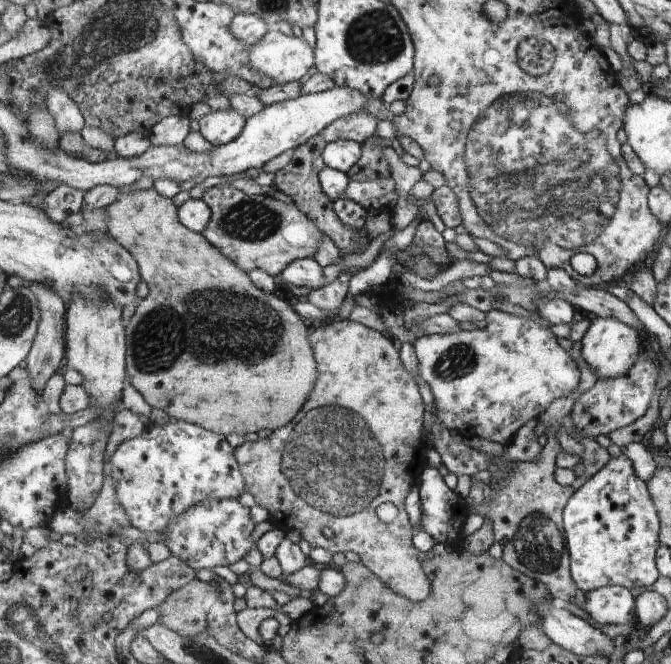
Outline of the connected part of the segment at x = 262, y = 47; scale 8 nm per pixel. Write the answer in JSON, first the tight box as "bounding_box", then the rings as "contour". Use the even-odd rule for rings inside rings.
{"bounding_box":[251,27,316,85],"contour":[[[276,27],[251,47],[251,64],[263,76],[269,76],[273,85],[300,82],[316,66],[315,49],[302,37],[283,34]]]}

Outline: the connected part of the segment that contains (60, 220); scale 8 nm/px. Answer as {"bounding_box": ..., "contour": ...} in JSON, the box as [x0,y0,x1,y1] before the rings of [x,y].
{"bounding_box":[45,184,85,225],"contour":[[[61,184],[45,198],[46,214],[57,224],[65,225],[66,221],[75,214],[82,213],[85,202],[83,190]]]}

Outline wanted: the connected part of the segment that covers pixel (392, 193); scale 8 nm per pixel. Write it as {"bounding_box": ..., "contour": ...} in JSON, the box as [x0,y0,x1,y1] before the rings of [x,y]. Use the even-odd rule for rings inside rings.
{"bounding_box":[345,178,397,210],"contour":[[[379,178],[372,181],[349,181],[345,190],[345,199],[355,202],[365,209],[374,205],[384,205],[385,209],[392,210],[397,204],[397,188],[395,182],[389,178]]]}

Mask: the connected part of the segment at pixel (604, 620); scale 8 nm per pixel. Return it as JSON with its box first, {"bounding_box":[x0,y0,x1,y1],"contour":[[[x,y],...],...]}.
{"bounding_box":[585,585,637,624],"contour":[[[620,585],[602,587],[587,594],[587,609],[585,610],[593,622],[597,624],[627,624],[634,622],[637,602],[629,588]]]}

